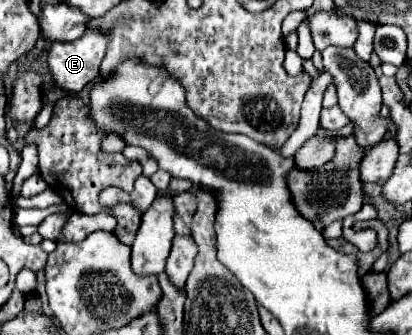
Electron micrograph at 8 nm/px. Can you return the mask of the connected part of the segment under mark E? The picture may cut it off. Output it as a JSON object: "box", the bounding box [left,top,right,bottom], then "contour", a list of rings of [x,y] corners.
{"box":[48,31,108,93],"contour":[[[86,31],[76,43],[54,43],[48,51],[48,71],[52,83],[68,93],[78,93],[100,75],[100,63],[106,55],[108,35]]]}

